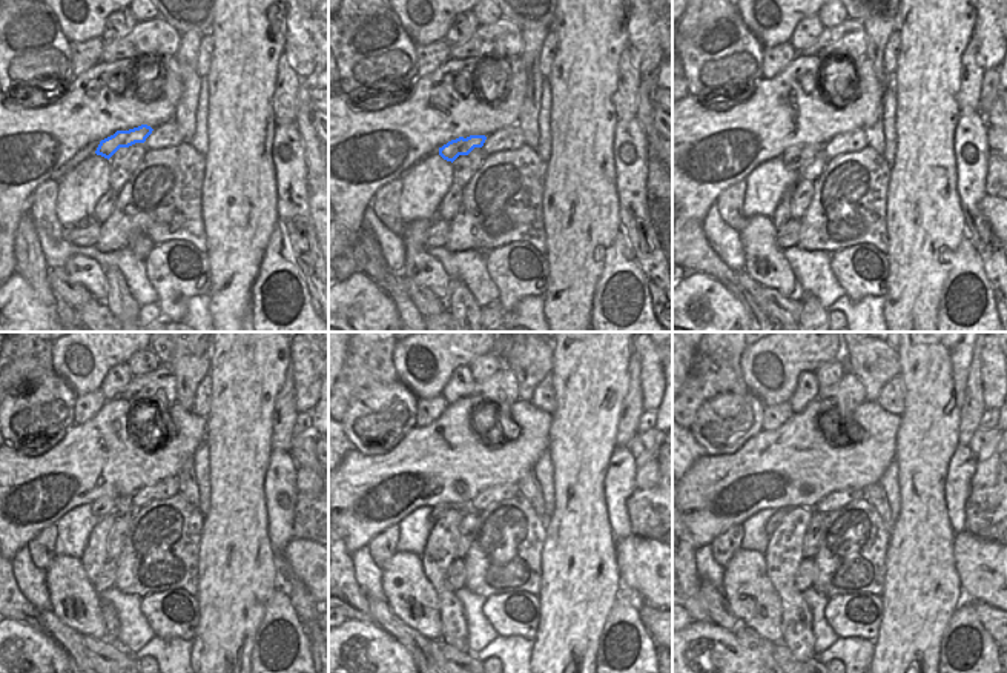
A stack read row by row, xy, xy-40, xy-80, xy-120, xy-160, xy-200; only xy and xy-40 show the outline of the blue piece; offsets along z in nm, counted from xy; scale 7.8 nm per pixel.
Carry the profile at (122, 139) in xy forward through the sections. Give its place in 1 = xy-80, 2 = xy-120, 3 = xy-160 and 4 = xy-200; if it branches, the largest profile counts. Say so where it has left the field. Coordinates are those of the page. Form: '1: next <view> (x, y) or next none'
1: next xy-80 (794, 155)
2: next xy-120 (105, 506)
3: next xy-160 (439, 510)
4: next xy-200 (780, 513)

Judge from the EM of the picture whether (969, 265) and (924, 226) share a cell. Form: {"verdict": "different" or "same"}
{"verdict": "different"}

